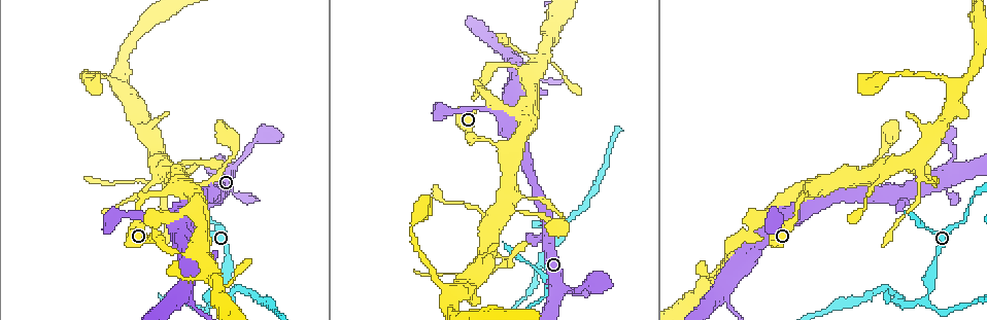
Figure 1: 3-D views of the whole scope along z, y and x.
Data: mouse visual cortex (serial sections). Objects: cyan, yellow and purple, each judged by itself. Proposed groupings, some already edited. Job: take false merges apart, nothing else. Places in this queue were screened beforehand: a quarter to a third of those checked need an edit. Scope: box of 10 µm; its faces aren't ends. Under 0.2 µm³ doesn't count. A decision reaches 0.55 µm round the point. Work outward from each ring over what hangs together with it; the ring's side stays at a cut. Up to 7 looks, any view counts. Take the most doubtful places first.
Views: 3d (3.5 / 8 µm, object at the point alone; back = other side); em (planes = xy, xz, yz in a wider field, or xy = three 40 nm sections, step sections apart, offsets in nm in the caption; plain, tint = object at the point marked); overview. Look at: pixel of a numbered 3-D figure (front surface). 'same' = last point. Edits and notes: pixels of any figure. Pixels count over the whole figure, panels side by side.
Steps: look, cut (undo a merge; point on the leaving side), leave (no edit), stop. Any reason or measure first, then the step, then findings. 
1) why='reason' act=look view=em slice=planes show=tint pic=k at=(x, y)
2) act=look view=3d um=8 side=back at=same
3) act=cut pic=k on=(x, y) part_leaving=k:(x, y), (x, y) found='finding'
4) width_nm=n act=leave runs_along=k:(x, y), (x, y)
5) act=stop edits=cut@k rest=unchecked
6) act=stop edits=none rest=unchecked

why='side arm on a straight run' act=look view=3d um=3.5 pic=1 at=(923, 299)

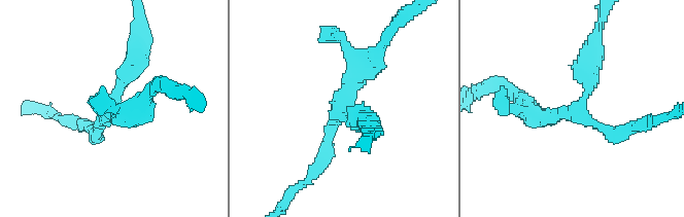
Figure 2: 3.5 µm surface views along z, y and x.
arms=3 arm_widths_nm=200,300,350 act=look view=em slice=xy step=5 show=tint pic=2 at=(579, 111)

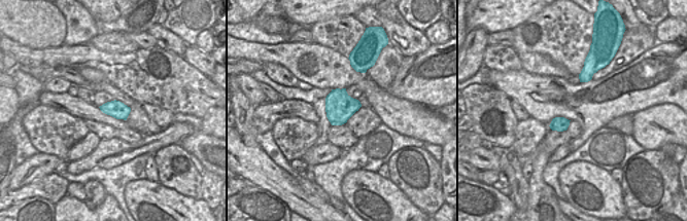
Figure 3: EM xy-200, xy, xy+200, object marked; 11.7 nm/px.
act=look view=em slice=xy step=1 show=tint at=same

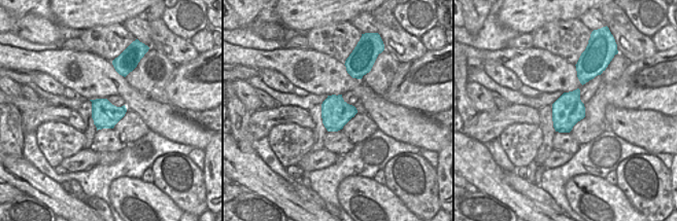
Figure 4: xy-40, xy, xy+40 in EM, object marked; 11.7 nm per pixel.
act=leave runs_along=2:(593, 53), (575, 113), (524, 104) found='all the same cell'

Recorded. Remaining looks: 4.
why='three-way junction' act=look view=3d um=8 pic=1 at=(859, 180)

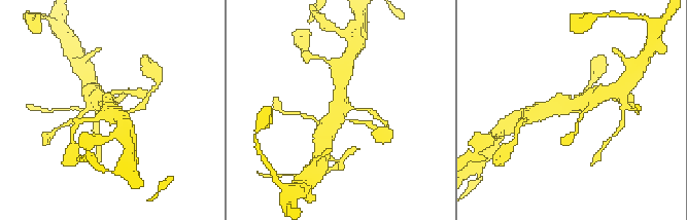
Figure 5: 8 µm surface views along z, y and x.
act=look view=em slice=xy step=1 show=tint at=same

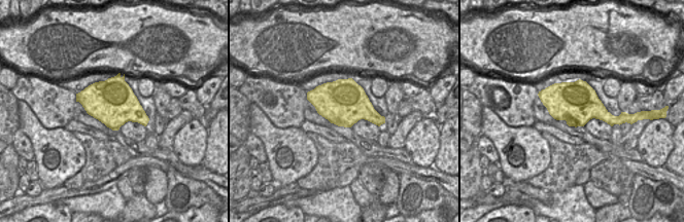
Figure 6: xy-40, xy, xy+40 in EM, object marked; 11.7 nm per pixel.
act=leave runs_along=5:(342, 77), (340, 111), (328, 129) found='all the same cell'

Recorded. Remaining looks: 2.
why='branch point' act=look view=3d um=8 pic=1 at=(122, 92)

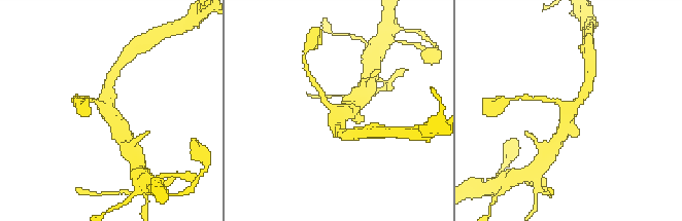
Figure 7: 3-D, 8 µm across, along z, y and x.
arms=3 arm_widths_nm=200,350,450 why='need the tissue' act=look view=em slice=xy step=3 show=tint at=same

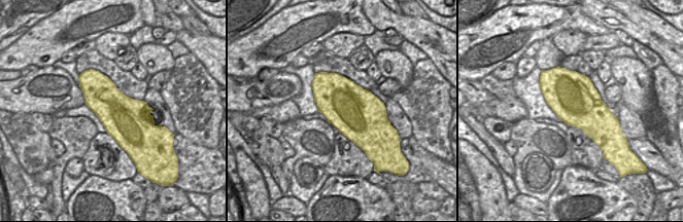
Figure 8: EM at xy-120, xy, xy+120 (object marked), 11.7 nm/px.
act=leave runs_along=7:(560, 135), (570, 111), (587, 87) found='continuous, no second cell'

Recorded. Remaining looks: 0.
act=stop edits=none rest=unchecked

